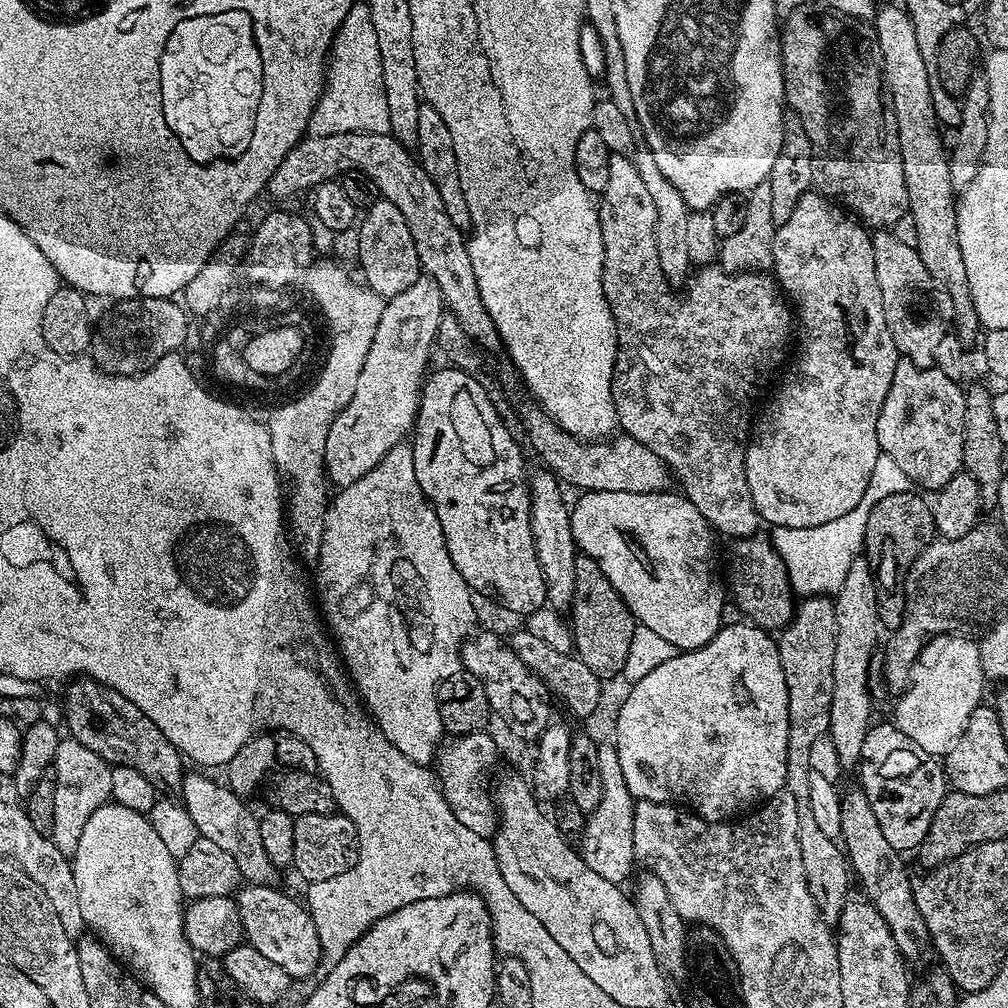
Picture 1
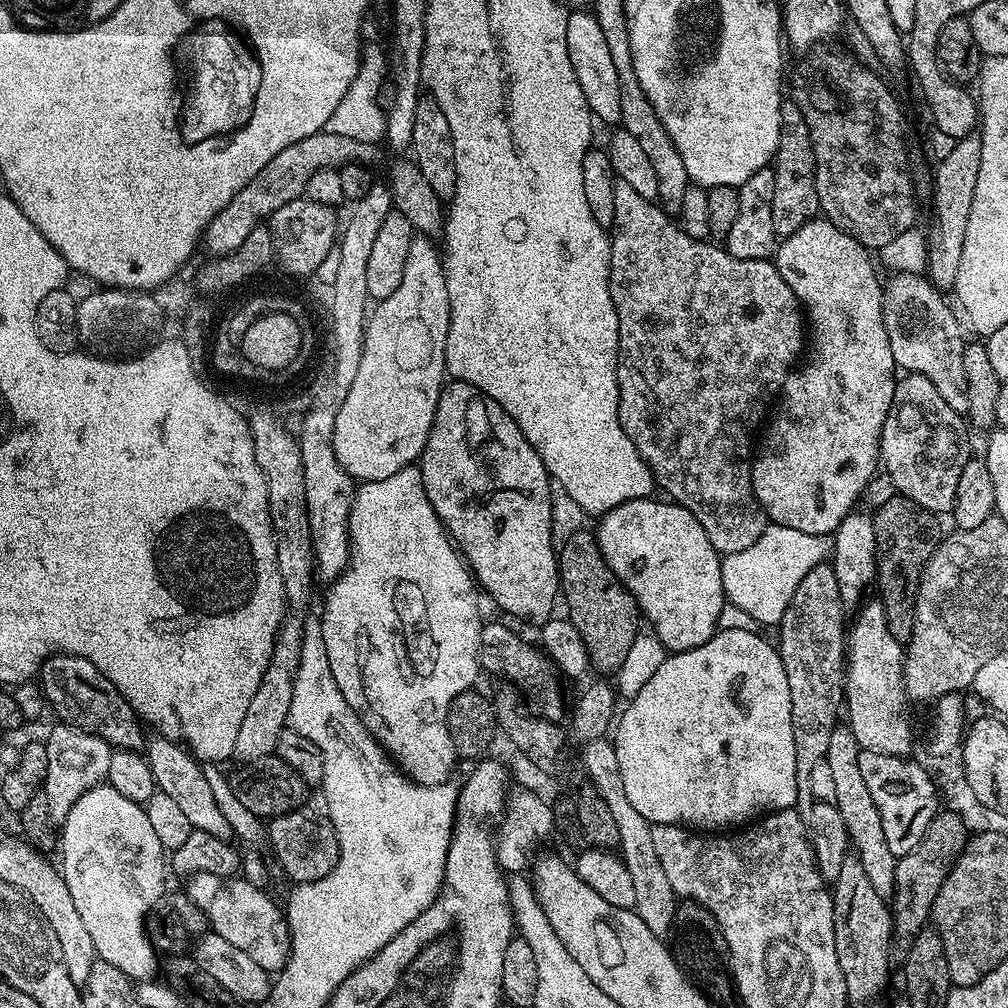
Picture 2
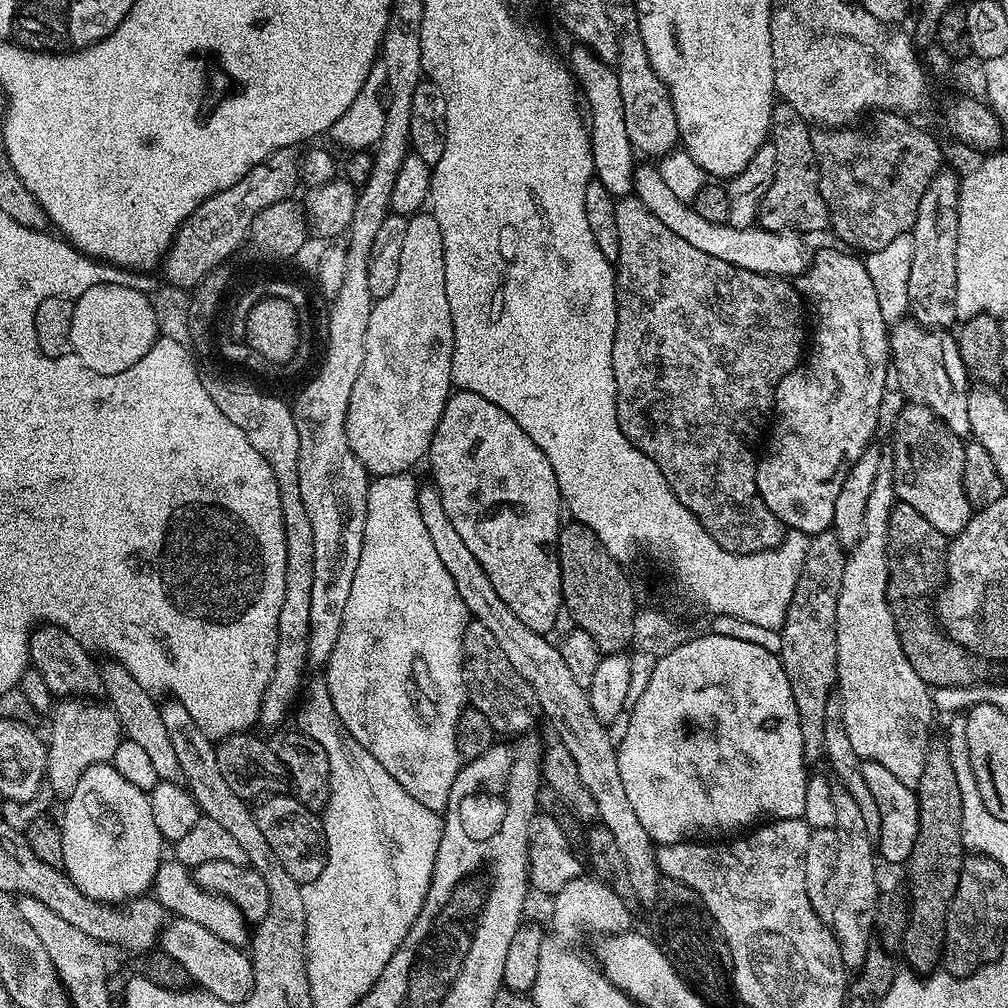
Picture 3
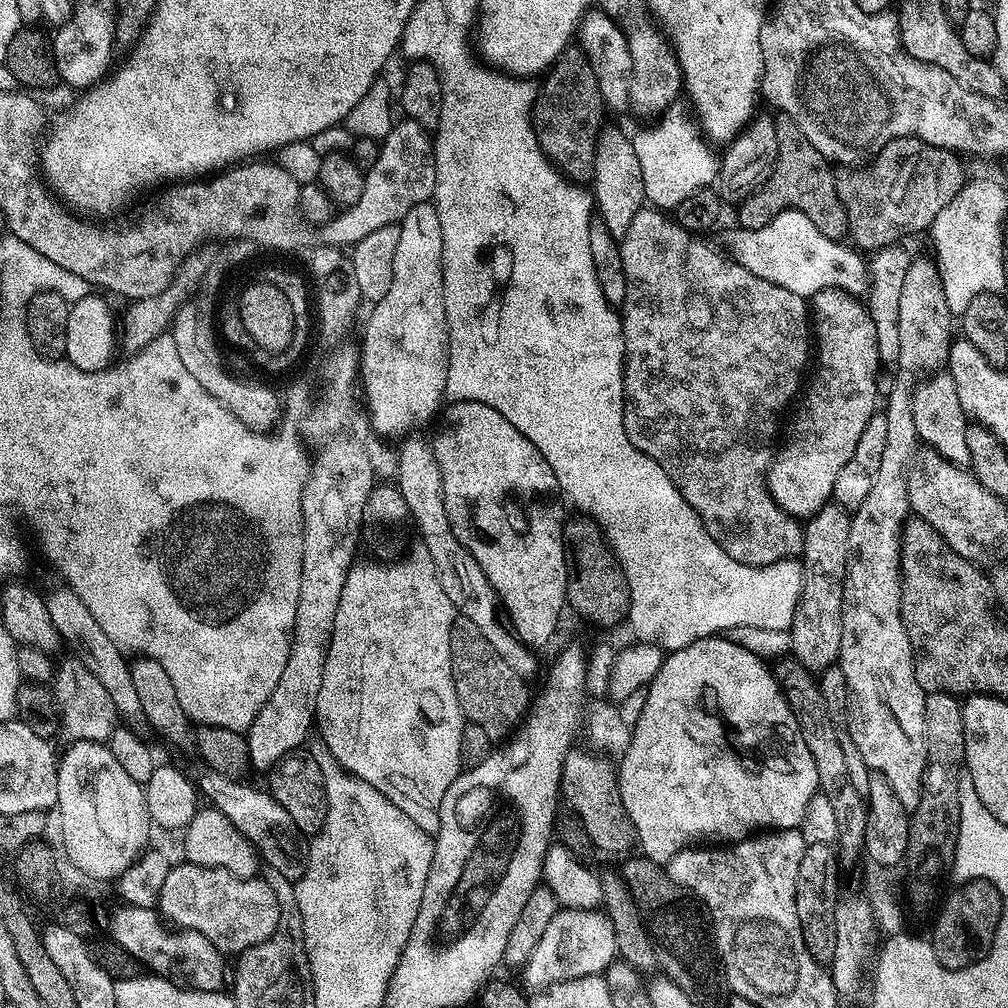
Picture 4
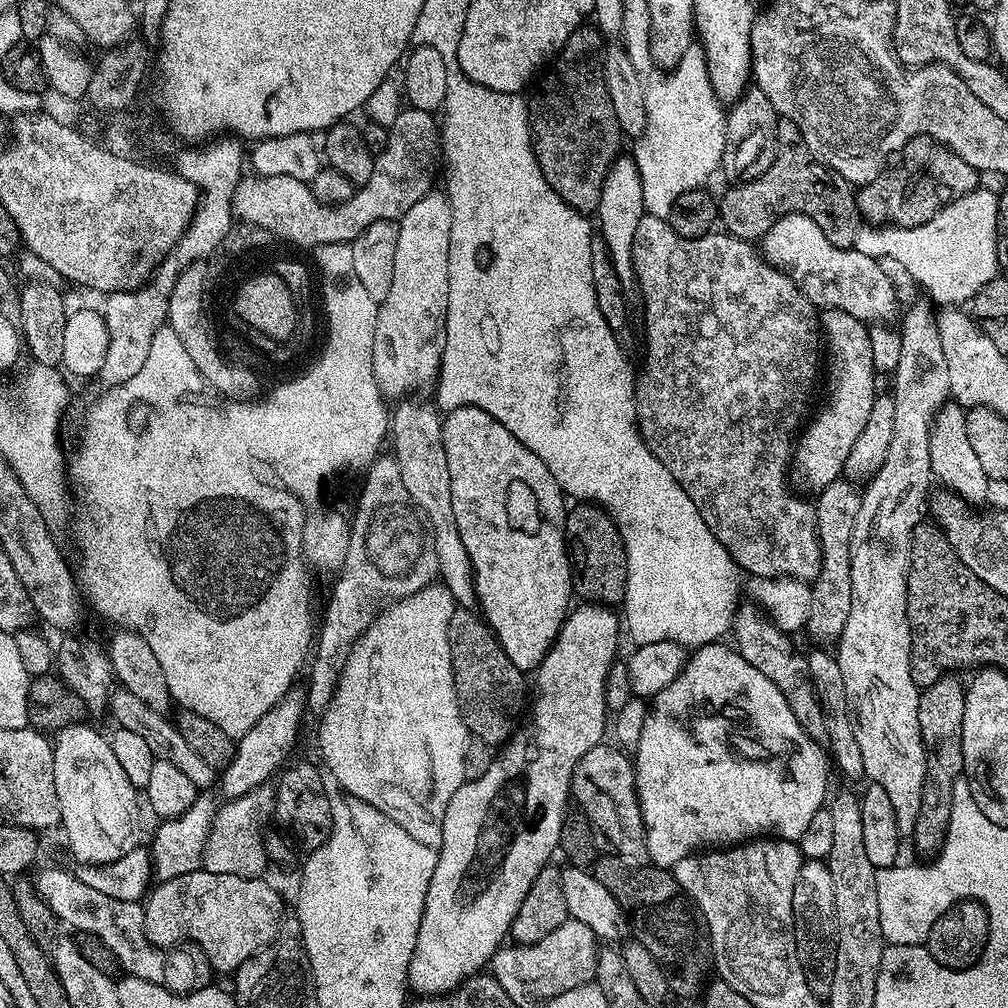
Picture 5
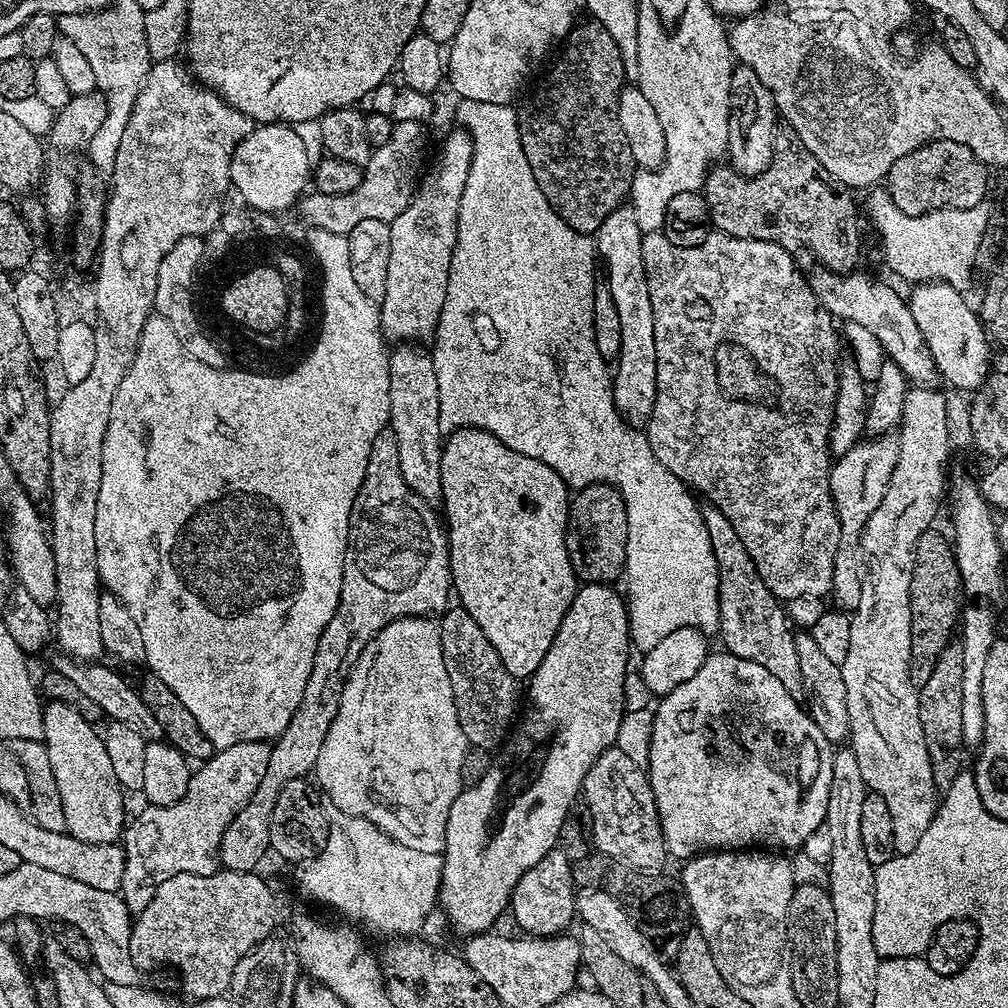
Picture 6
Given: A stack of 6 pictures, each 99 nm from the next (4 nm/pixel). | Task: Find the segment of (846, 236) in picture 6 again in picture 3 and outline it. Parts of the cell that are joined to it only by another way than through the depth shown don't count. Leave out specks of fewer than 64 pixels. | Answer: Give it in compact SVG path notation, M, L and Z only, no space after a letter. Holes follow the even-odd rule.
M783 102L773 103L770 142L774 146L774 150L778 150L778 162L774 170L774 182L770 182L770 190L766 190L766 194L762 198L758 217L759 227L765 228L767 232L791 230L797 234L809 234L808 232L820 232L823 228L829 227L828 207L820 193L820 166L812 141L813 133L808 121L802 118L802 114L798 114L798 110L794 110L794 106Z

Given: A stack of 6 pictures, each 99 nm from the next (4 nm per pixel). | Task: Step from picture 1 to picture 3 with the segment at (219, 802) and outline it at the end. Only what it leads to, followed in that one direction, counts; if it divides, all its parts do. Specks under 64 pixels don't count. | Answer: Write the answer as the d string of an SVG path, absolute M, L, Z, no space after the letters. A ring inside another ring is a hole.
M113 660L107 663L101 665L100 676L103 678L105 697L120 720L123 735L145 748L160 780L179 781L183 775L178 766L178 758L175 757L174 746L171 745L169 730L163 725L159 701L153 693L139 685L138 680L124 666Z

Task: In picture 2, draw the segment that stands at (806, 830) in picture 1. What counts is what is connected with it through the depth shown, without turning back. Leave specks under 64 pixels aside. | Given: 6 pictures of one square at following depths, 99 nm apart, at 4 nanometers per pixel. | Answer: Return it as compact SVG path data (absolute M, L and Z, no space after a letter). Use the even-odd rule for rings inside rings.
M831 563L816 564L806 578L798 584L798 590L788 603L788 609L778 625L780 640L778 651L782 658L782 666L786 666L786 682L790 682L790 702L792 703L792 725L794 726L794 758L798 774L797 805L807 810L812 807L812 791L810 790L810 774L814 771L814 762L824 758L826 746L830 746L830 734L837 727L836 715L841 715L844 703L844 673L846 671L846 609L838 594L838 578L834 574Z

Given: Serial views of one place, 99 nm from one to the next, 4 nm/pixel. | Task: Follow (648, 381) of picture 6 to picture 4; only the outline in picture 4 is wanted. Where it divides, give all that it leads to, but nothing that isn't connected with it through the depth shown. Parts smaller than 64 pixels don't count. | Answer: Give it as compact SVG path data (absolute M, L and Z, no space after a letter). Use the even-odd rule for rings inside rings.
M611 124L601 129L596 140L593 182L592 193L597 213L606 222L606 226L610 227L610 232L620 239L625 234L626 226L646 202L642 171L629 133L626 134Z

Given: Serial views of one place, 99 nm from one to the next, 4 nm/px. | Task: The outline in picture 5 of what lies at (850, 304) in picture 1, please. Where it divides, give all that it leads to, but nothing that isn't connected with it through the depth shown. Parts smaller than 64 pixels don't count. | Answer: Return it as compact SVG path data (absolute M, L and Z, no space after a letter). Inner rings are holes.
M828 310L822 316L822 332L826 337L826 348L832 351L832 373L828 376L828 397L820 408L820 413L812 420L812 425L803 429L798 443L794 448L794 472L808 488L819 490L830 482L841 479L846 458L850 458L850 449L858 434L866 427L866 418L870 414L870 406L874 406L874 398L878 395L876 379L878 373L872 365L872 337L869 325L863 324L858 318L850 318L850 314Z

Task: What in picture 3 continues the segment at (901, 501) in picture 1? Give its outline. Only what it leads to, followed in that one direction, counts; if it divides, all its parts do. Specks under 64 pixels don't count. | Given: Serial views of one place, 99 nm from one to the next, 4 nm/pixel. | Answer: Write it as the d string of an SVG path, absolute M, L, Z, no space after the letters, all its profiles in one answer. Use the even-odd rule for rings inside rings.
M898 502L892 507L888 523L888 605L906 662L914 666L914 674L932 690L979 685L989 668L979 656L955 644L947 634L942 635L941 625L933 615L934 597L946 572L948 545L946 537L934 530L914 506Z

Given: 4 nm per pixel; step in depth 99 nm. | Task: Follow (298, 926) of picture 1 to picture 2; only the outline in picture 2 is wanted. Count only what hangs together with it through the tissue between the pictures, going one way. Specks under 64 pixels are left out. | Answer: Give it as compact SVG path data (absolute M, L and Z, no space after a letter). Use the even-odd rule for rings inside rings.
M195 872L187 877L186 891L190 902L202 910L208 919L211 931L226 938L230 946L238 946L262 970L276 974L288 963L288 953L292 950L292 937L285 913L264 893L265 889L259 884L251 884L249 880L236 876L219 876Z

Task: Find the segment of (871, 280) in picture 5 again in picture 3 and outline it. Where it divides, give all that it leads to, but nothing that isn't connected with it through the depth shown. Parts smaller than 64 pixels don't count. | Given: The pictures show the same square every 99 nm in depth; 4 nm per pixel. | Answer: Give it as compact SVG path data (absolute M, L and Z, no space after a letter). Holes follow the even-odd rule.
M637 163L633 170L632 192L636 199L658 218L678 238L690 242L690 246L695 246L698 250L705 251L706 254L714 254L714 258L722 258L724 262L730 262L732 266L738 266L744 270L757 272L763 276L783 276L785 278L799 277L800 273L808 267L810 263L810 251L804 245L805 237L791 230L787 232L767 232L765 228L753 226L751 228L735 228L729 224L715 224L706 222L706 218L698 215L698 210L694 210L691 203L682 198L678 198L666 186L666 182L660 174L660 169L655 163Z

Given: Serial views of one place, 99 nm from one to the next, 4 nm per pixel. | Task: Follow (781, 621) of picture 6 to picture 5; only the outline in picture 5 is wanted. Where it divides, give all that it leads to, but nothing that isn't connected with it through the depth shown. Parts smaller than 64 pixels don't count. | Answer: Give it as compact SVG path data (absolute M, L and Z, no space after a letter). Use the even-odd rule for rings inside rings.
M741 603L736 609L736 614L732 618L730 636L733 636L734 647L754 670L762 670L778 690L782 690L782 698L786 698L786 706L790 706L790 711L794 713L794 718L806 730L806 734L811 740L824 742L828 740L826 730L826 714L824 707L820 705L820 699L816 696L816 686L810 670L808 669L808 657L802 651L792 645L793 637L787 632L783 632L777 624L773 624L768 613L760 607L759 603Z

